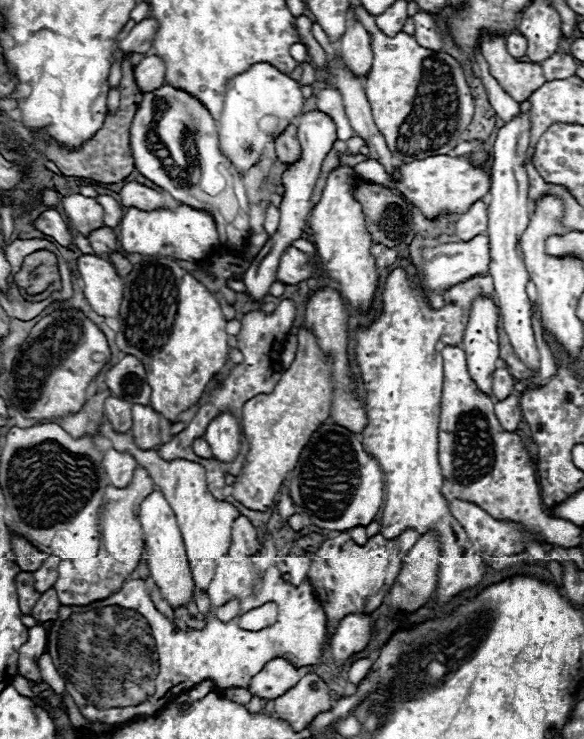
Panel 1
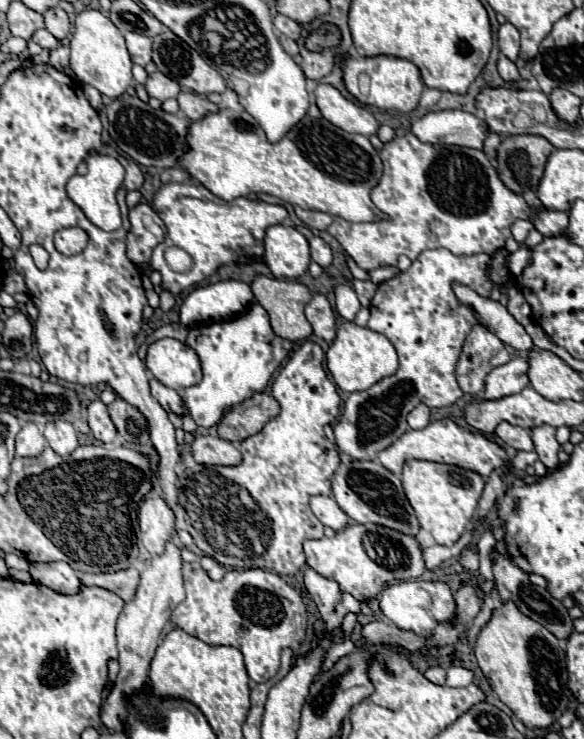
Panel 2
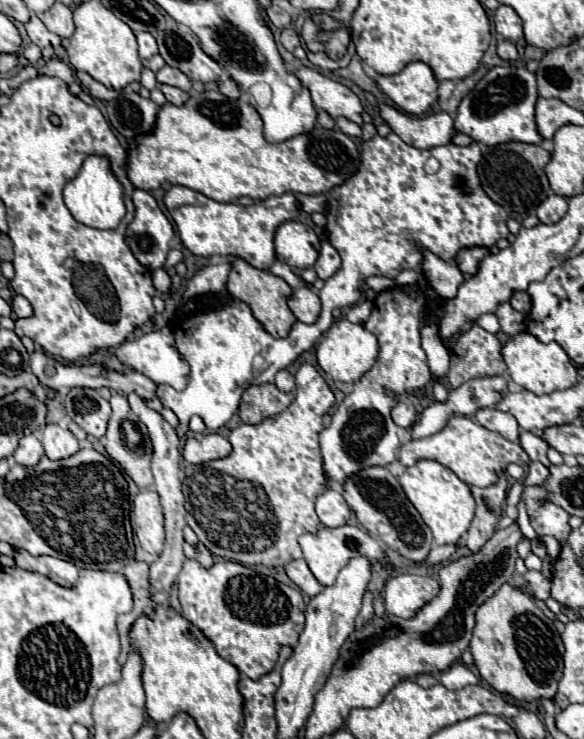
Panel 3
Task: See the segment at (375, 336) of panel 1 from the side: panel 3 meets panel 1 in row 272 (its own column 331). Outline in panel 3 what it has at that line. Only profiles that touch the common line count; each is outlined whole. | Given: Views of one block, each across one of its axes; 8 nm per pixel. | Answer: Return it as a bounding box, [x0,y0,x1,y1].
[182,362,336,568]

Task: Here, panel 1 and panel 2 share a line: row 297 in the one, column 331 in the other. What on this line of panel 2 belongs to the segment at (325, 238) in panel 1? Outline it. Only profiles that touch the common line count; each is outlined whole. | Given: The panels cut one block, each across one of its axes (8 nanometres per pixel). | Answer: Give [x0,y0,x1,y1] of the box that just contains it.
[326,322,398,392]

